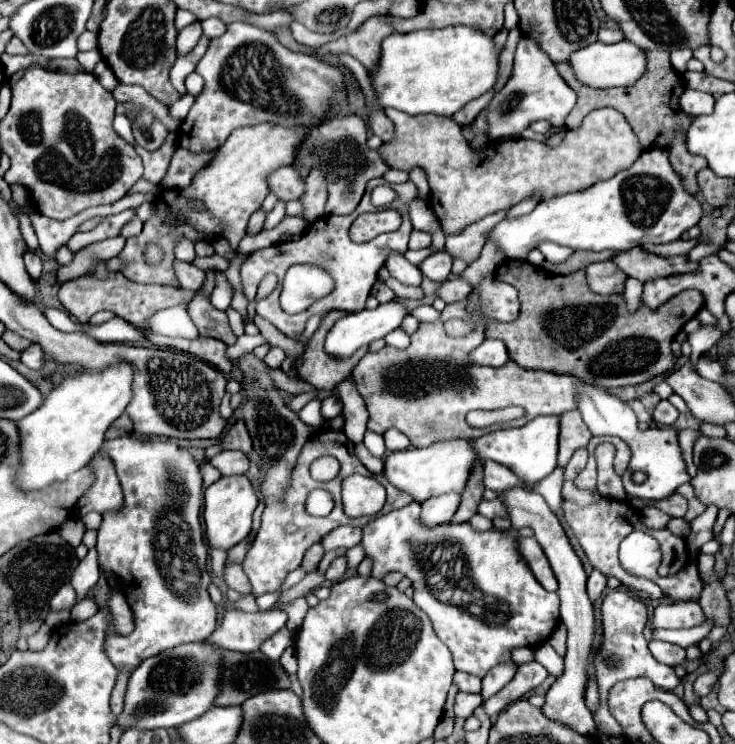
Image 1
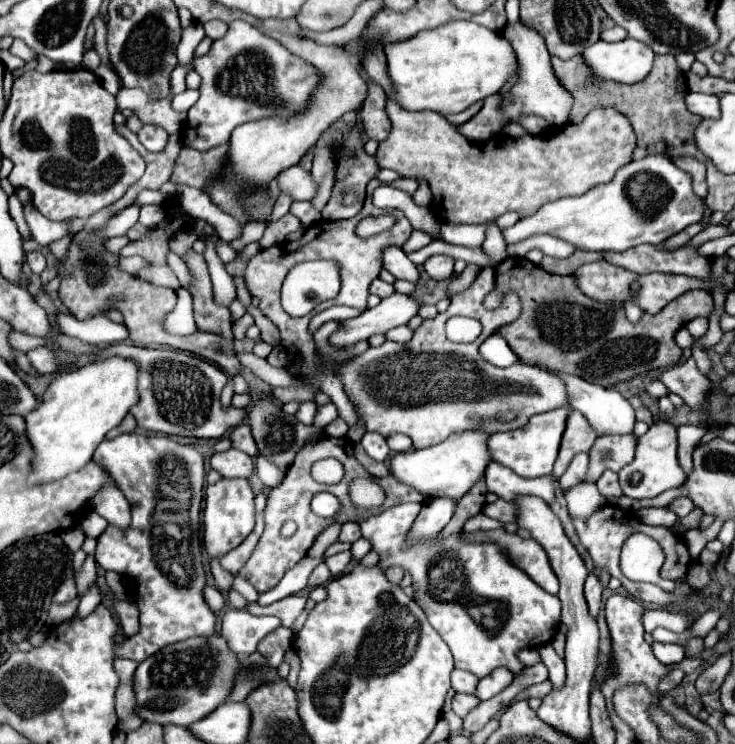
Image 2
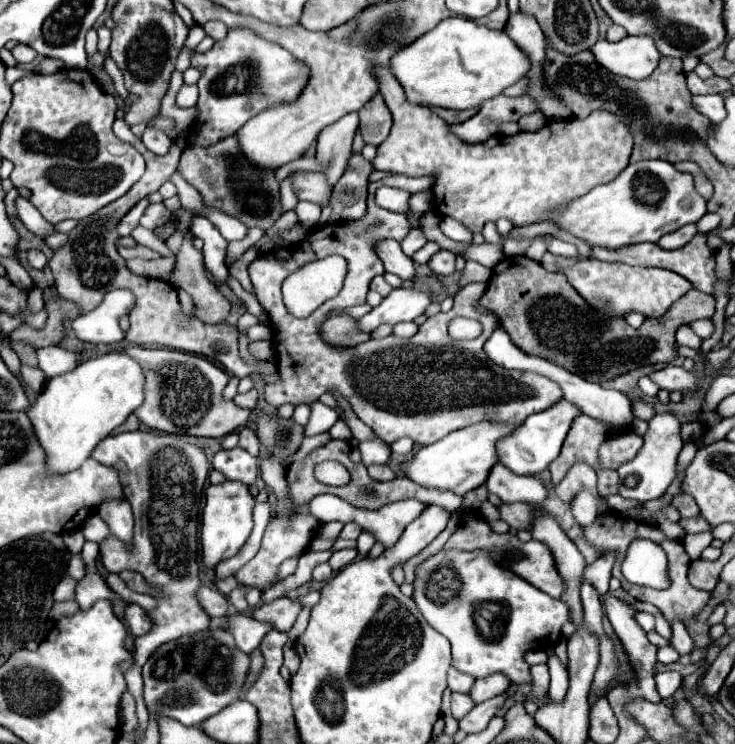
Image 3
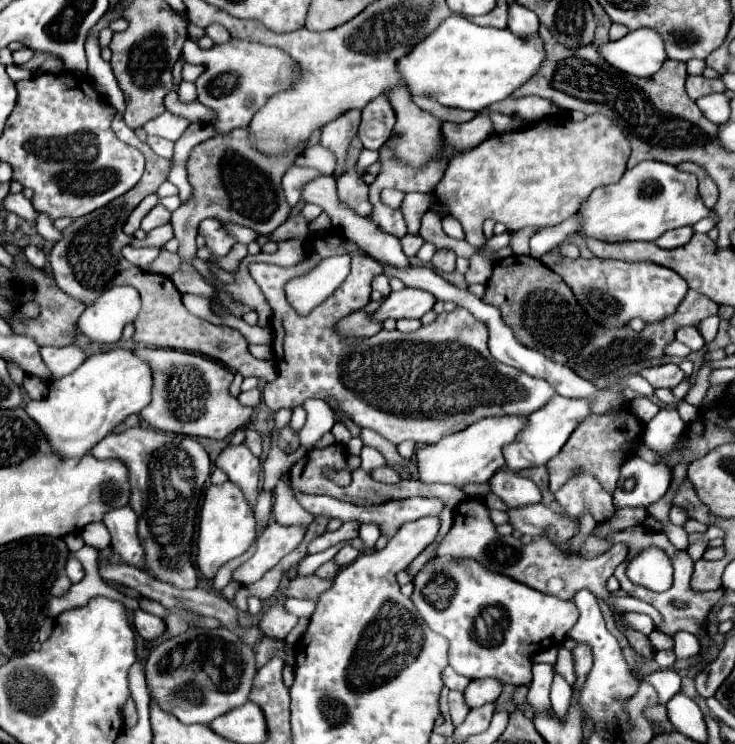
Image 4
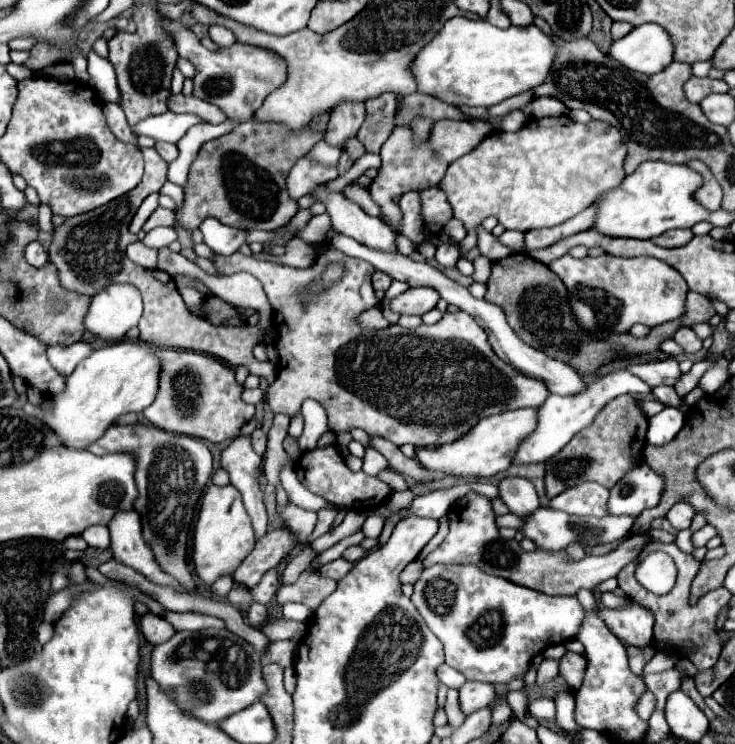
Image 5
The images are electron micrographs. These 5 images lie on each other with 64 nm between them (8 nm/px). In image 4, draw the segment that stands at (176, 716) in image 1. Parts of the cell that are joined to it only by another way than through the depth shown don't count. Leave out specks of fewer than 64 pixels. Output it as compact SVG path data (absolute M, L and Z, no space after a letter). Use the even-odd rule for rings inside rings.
M194 628L152 648L146 660L150 698L172 712L182 724L208 724L224 712L248 702L252 688L254 652L228 628Z

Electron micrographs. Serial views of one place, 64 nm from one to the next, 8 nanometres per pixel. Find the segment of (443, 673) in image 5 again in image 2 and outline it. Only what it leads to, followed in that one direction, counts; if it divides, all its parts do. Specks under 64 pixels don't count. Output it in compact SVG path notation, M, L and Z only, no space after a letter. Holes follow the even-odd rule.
M454 670L452 672L452 688L456 692L464 692L464 694L474 694L476 692L476 684L478 684L478 678L464 672L464 670Z

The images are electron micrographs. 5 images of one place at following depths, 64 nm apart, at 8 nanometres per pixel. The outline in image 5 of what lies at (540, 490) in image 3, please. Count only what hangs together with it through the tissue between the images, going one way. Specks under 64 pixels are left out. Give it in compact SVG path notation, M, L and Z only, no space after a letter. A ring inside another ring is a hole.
M506 476L506 478L502 478L498 482L498 490L500 490L500 498L504 500L504 504L516 516L524 518L524 516L532 514L540 506L534 484L530 480L526 480L526 478Z

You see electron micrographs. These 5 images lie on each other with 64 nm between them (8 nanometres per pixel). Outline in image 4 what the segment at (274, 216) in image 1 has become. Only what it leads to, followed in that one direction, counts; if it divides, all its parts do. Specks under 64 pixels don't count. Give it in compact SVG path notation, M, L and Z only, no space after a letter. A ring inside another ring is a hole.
M298 166L290 168L290 170L284 174L284 178L282 178L282 188L284 188L284 196L286 196L286 200L288 200L290 206L298 204L302 186L304 186L306 182L310 182L312 178L316 178L316 176L320 176L320 172L310 170L310 168L298 168Z

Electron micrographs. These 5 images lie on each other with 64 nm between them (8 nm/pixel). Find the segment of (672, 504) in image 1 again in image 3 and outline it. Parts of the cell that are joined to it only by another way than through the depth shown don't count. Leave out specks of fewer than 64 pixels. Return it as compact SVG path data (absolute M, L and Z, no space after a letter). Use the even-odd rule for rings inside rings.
M688 494L674 496L674 508L680 512L682 518L692 518L692 516L698 514L698 506L696 506L694 498L688 496Z

